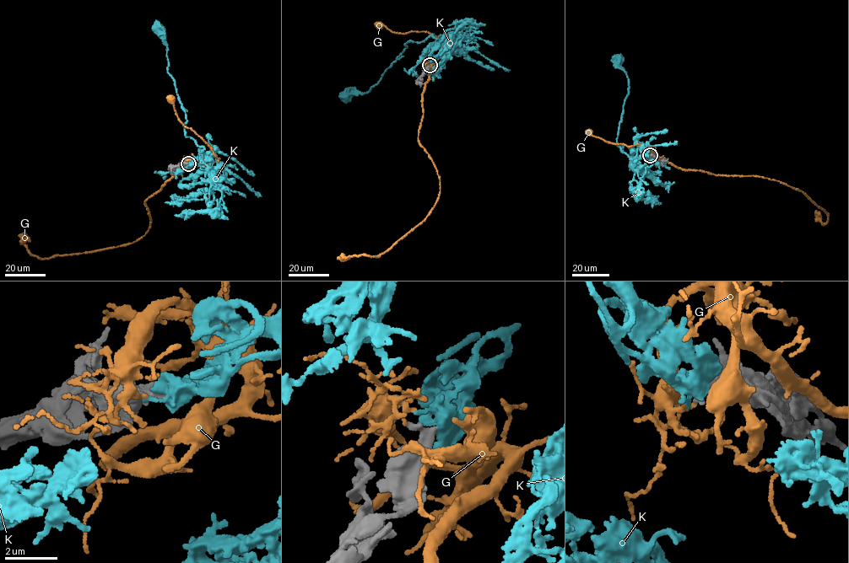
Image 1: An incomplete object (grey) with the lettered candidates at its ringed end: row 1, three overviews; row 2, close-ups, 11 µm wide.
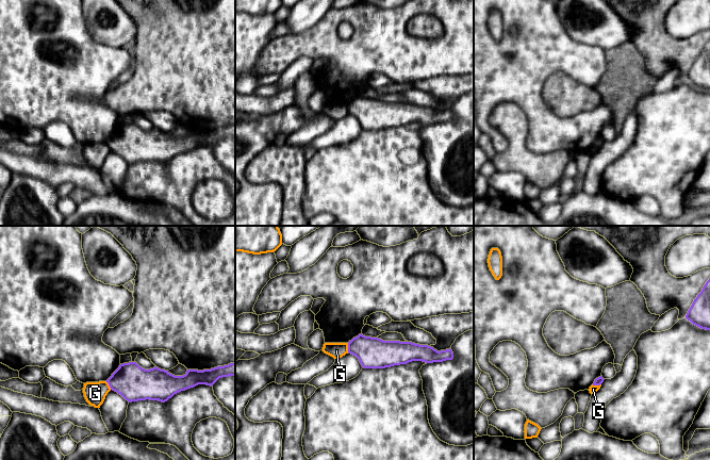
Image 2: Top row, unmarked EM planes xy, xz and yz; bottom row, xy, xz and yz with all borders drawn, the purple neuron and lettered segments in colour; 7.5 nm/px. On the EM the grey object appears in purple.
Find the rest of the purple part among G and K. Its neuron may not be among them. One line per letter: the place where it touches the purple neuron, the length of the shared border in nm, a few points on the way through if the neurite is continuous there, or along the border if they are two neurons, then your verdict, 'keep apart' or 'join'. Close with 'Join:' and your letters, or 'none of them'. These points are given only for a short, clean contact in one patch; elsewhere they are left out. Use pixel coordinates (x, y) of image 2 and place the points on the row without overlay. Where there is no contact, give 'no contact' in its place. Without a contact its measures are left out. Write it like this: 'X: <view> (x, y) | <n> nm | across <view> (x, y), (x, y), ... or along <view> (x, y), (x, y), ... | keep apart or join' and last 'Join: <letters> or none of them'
G: xz (348, 109) | 70 nm | along xz (347, 104), (348, 113) | keep apart
K: no contact | join
Join: K

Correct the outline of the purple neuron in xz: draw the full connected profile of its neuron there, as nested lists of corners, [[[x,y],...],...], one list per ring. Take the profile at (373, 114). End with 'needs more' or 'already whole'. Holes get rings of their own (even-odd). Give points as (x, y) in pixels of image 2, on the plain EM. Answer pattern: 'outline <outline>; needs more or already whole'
outline [[[362,95],[349,102],[348,114],[356,117],[364,130],[385,130],[412,122],[433,125],[453,120],[450,110],[437,113],[428,106],[383,102]]]; already whole

